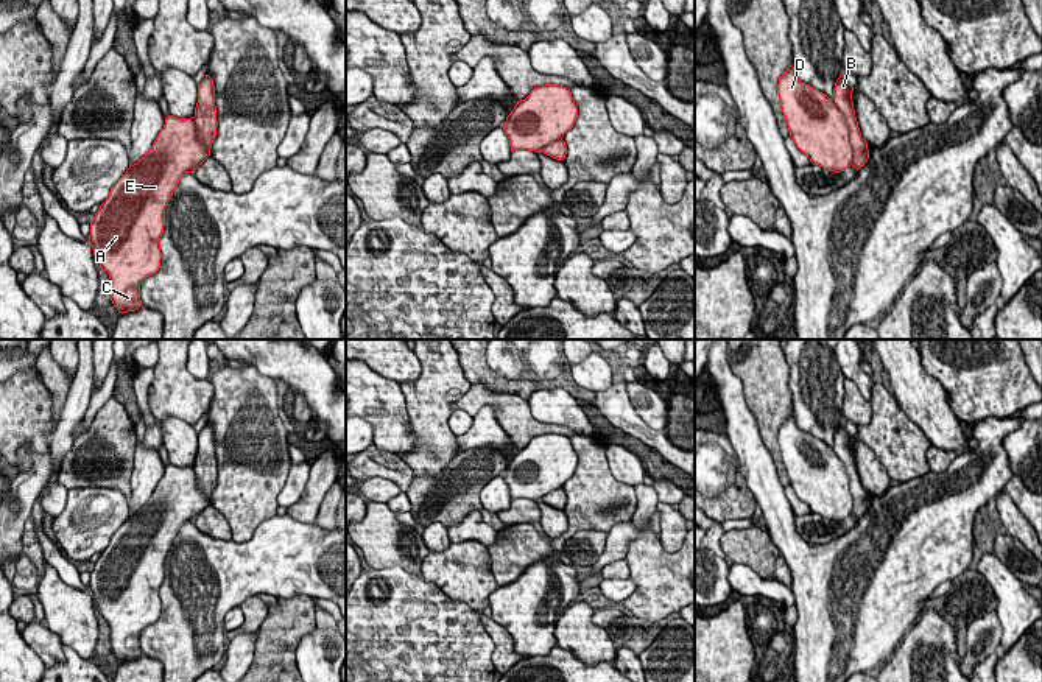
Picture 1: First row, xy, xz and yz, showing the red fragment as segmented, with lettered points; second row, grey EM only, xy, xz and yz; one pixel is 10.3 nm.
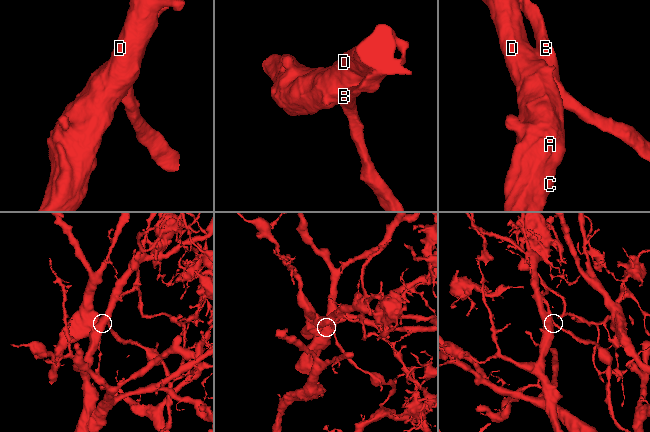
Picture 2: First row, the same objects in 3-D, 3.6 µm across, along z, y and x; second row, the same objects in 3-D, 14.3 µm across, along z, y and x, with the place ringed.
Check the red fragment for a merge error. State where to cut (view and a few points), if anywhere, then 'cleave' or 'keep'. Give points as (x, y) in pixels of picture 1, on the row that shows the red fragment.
cut in yz along (832, 98), (848, 128), (852, 164); cleave

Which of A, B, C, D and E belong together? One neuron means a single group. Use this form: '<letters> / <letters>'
A C D E / B

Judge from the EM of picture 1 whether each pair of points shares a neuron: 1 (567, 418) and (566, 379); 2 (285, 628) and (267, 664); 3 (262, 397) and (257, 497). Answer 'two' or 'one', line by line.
1: two
2: one
3: one

